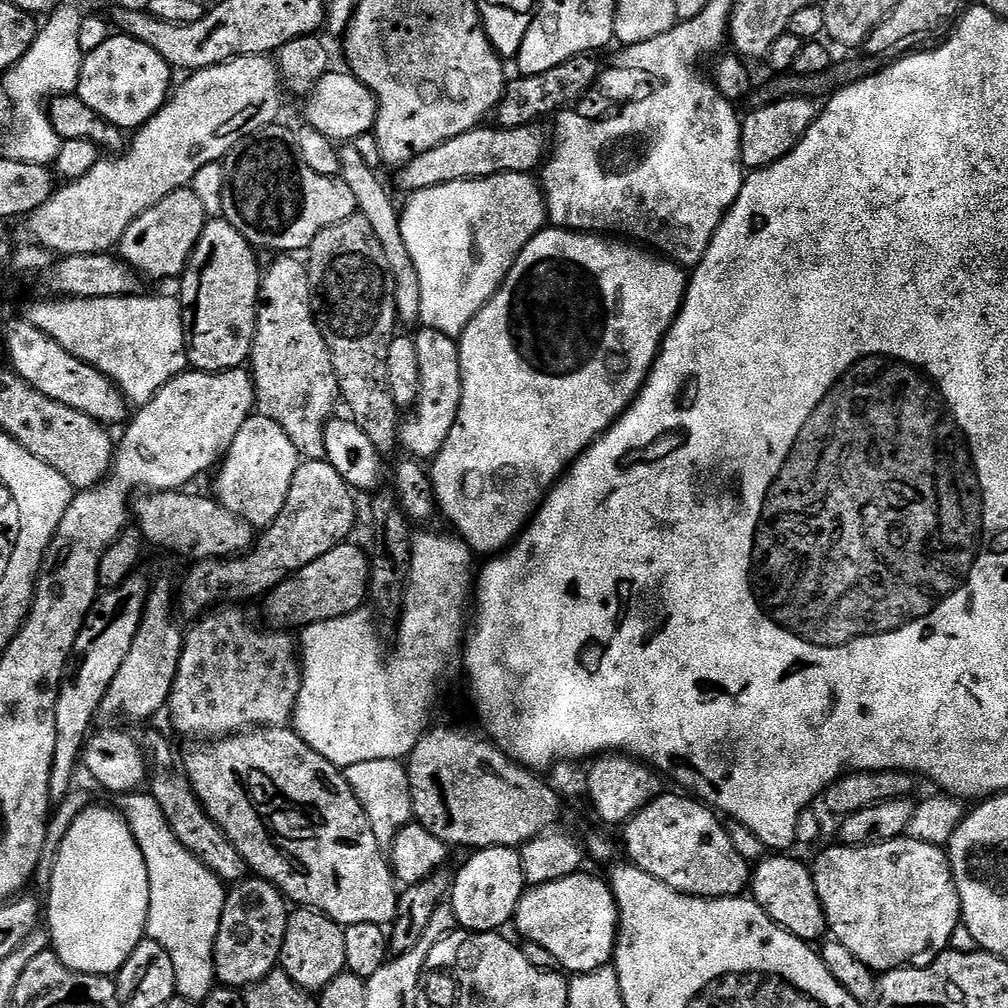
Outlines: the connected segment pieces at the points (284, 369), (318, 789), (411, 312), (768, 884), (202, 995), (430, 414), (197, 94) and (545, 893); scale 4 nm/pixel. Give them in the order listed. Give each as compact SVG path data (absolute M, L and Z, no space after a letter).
M292 254L273 260L276 261L262 272L256 337L250 357L250 371L256 384L255 411L270 418L270 422L278 422L304 460L327 460L324 431L328 421L333 419L336 404L338 408L340 387L330 350L312 311L312 291L305 261Z
M291 727L278 728L249 728L236 733L235 736L223 736L220 740L200 742L187 753L183 753L183 773L192 783L194 794L199 798L200 805L208 811L208 817L214 821L216 827L224 833L225 838L238 850L238 854L244 860L245 865L261 880L267 880L273 887L280 890L293 905L302 908L313 908L315 912L323 912L325 916L335 924L347 926L354 922L374 922L381 926L391 925L396 916L396 897L398 895L398 881L392 874L392 865L389 857L380 849L380 840L377 829L370 826L367 816L355 797L354 790L347 782L345 773L336 768L317 751L312 750L293 731Z
M354 146L340 148L339 177L346 182L346 186L350 186L350 190L354 190L357 213L364 216L366 222L370 222L370 226L374 226L374 234L378 234L378 242L382 242L382 250L386 254L397 321L401 325L412 324L422 315L422 290L418 286L418 270L414 270L410 250L406 250L406 242L402 242L401 209L392 201L387 186L376 175L377 169L366 166L362 154L358 154Z
M768 854L752 868L750 896L756 905L765 912L780 928L785 928L794 938L809 942L820 942L828 932L828 919L824 913L822 902L818 898L818 890L814 886L811 867L800 860L791 860L788 854Z
M138 790L134 793L123 793L117 800L119 800L116 802L117 809L123 813L124 819L130 826L138 842L138 850L142 850L142 858L146 862L146 870L150 878L147 939L158 942L158 946L162 946L162 950L170 954L174 962L177 996L202 1002L210 995L217 983L212 955L226 897L225 881L219 880L201 860L194 858L194 854L186 850L186 846L182 846L182 842L178 842L174 830L170 830L170 822L166 821L166 816L162 814L161 807L150 792Z
M443 327L424 328L415 333L418 350L418 398L414 405L416 417L412 421L401 423L401 449L405 448L409 457L420 462L428 462L440 453L454 422L458 418L458 410L462 402L462 362L460 346L455 336L449 336Z
M236 56L218 66L191 73L187 79L181 88L179 85L169 95L167 102L148 119L144 127L135 129L133 136L136 137L133 140L131 137L122 154L115 158L101 158L90 174L82 174L82 178L60 186L64 188L57 187L45 204L26 217L28 232L39 247L61 257L111 253L119 245L122 234L126 234L130 222L150 210L150 206L158 206L162 198L174 194L179 188L189 187L194 174L198 174L202 166L221 163L245 133L277 123L282 81L275 59L268 56Z
M581 870L573 876L558 878L558 882L529 887L518 902L514 917L521 937L550 950L557 965L568 974L607 968L614 960L616 930L620 922L616 899L605 881L603 884L598 877L587 876L586 872Z

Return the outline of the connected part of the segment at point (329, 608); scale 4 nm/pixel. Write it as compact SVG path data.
M345 542L334 546L330 554L314 558L302 570L292 573L267 593L268 616L273 625L284 630L303 630L309 624L324 623L358 611L370 592L370 560L358 545Z

